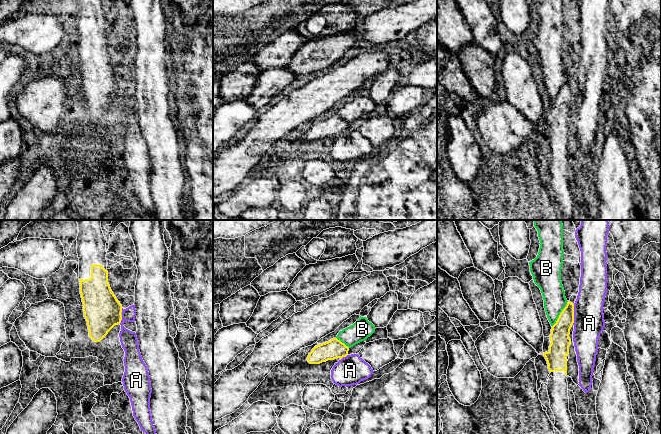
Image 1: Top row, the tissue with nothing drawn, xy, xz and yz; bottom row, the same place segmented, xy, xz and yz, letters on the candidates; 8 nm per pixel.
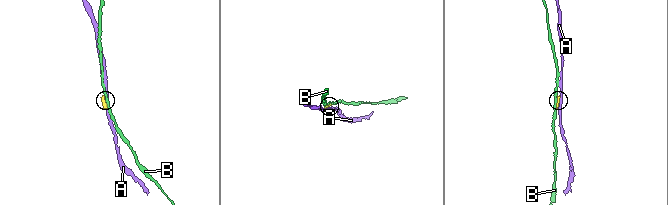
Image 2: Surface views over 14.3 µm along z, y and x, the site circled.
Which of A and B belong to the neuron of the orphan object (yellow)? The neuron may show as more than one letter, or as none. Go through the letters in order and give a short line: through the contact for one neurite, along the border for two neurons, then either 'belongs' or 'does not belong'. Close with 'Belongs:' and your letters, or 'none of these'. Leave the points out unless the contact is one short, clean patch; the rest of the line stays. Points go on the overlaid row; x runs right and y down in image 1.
A: does not belong
B: does not belong
Belongs: none of these

